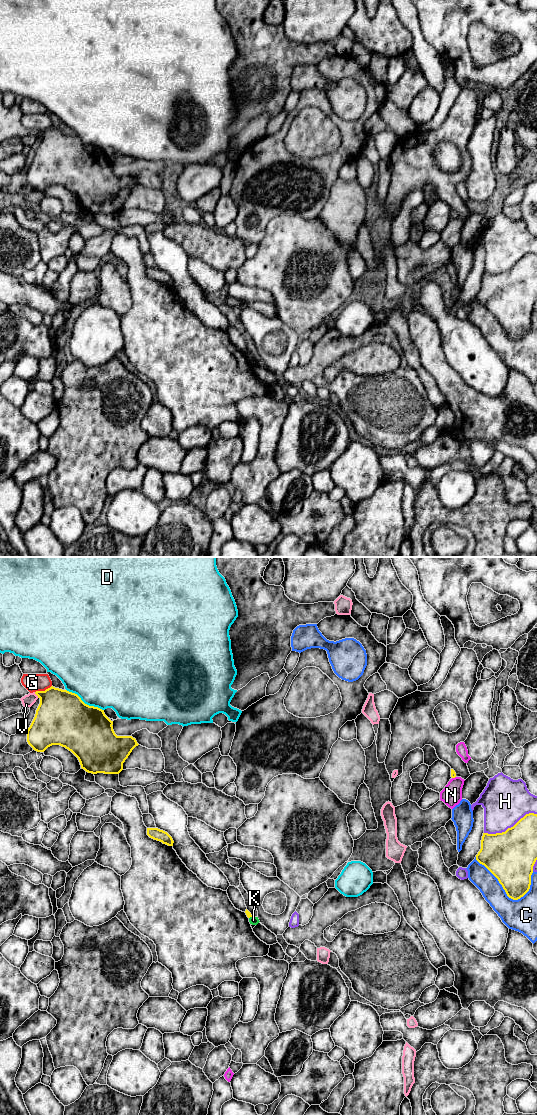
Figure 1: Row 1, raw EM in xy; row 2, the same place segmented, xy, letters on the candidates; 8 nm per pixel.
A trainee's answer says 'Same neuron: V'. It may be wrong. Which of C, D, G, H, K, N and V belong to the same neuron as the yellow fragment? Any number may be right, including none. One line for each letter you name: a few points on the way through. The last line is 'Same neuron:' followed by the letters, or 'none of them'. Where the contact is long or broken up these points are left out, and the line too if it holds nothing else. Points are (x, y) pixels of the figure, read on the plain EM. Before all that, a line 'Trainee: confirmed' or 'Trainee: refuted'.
Trainee: refuted
Same neuron: none of them

